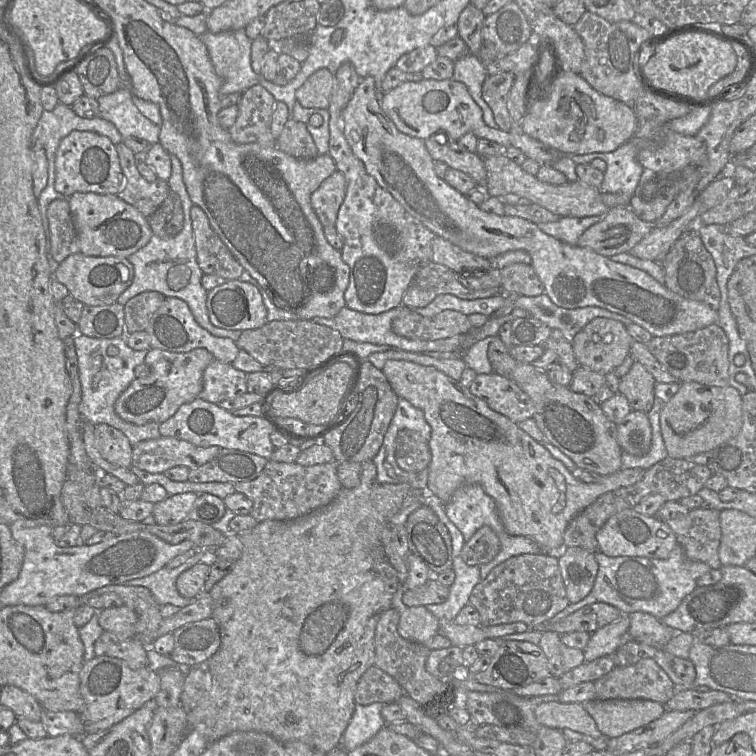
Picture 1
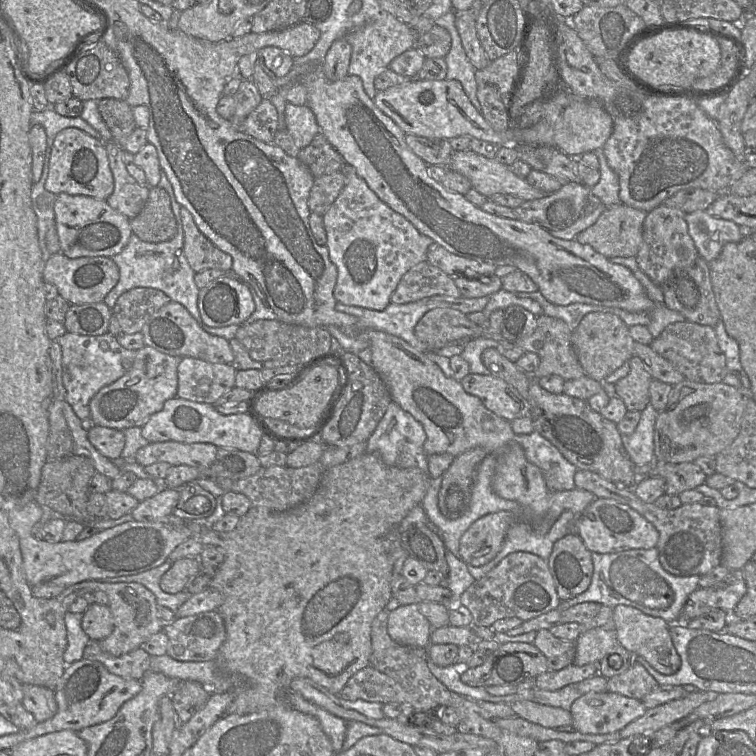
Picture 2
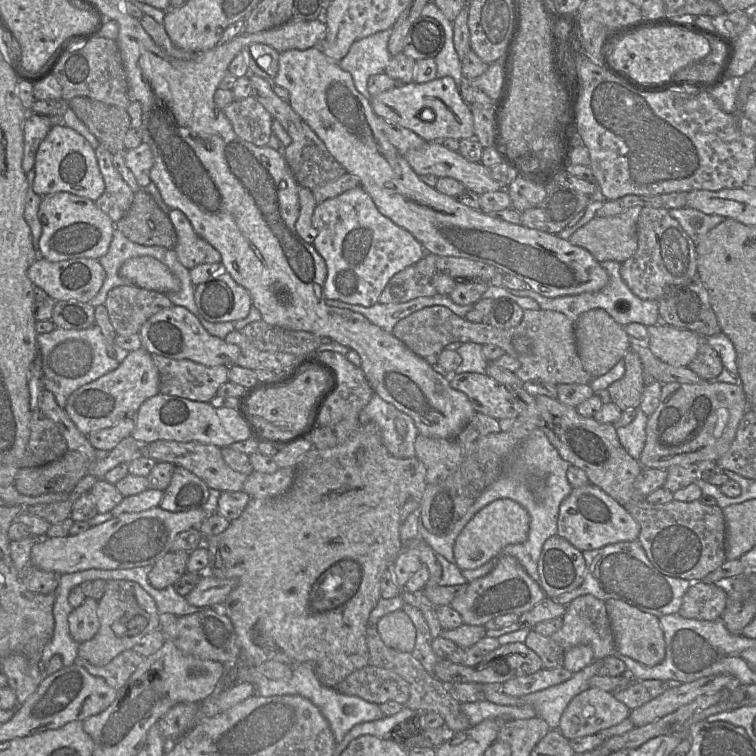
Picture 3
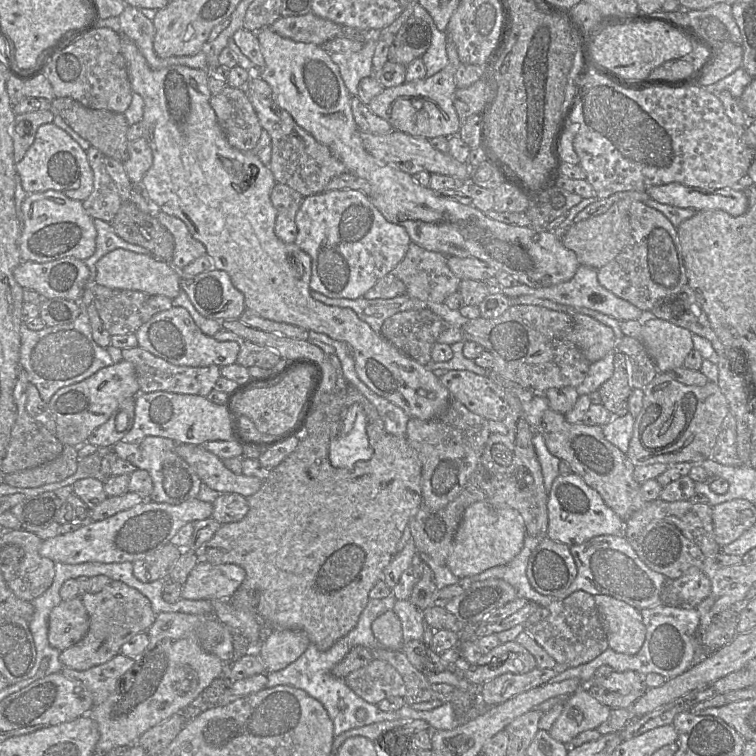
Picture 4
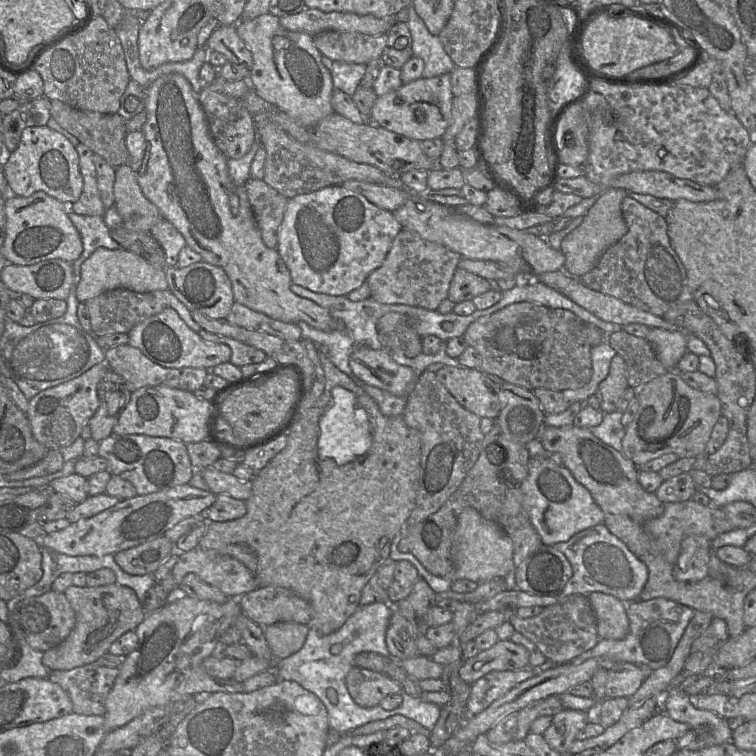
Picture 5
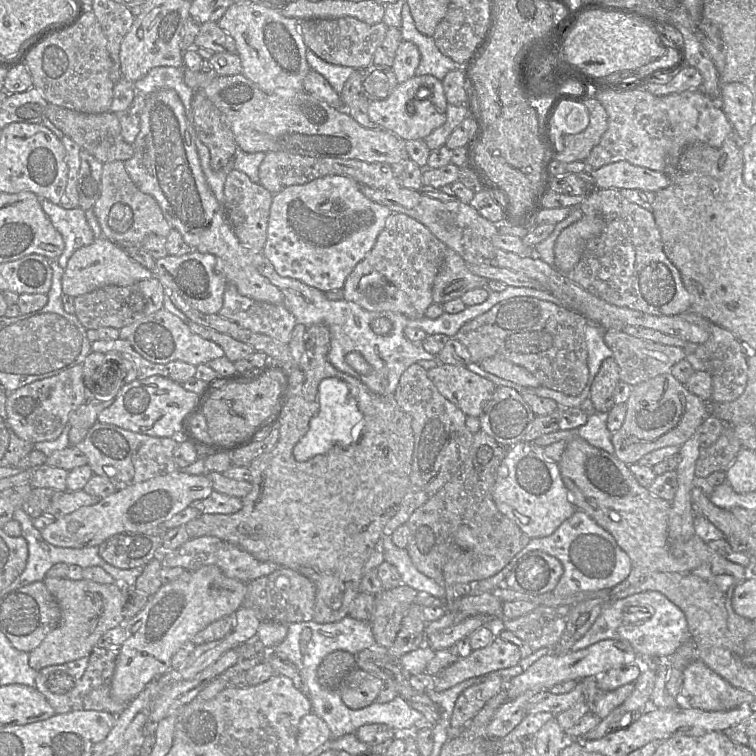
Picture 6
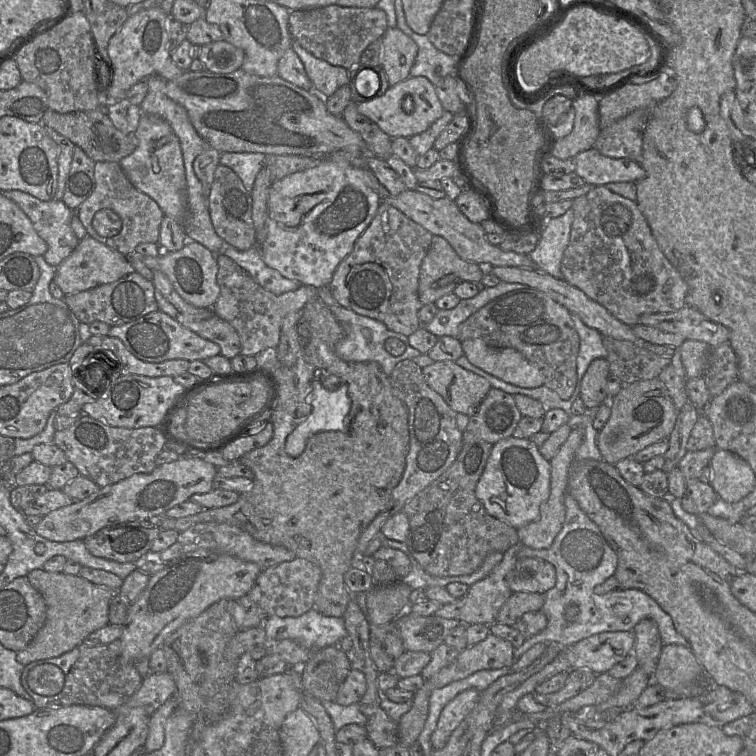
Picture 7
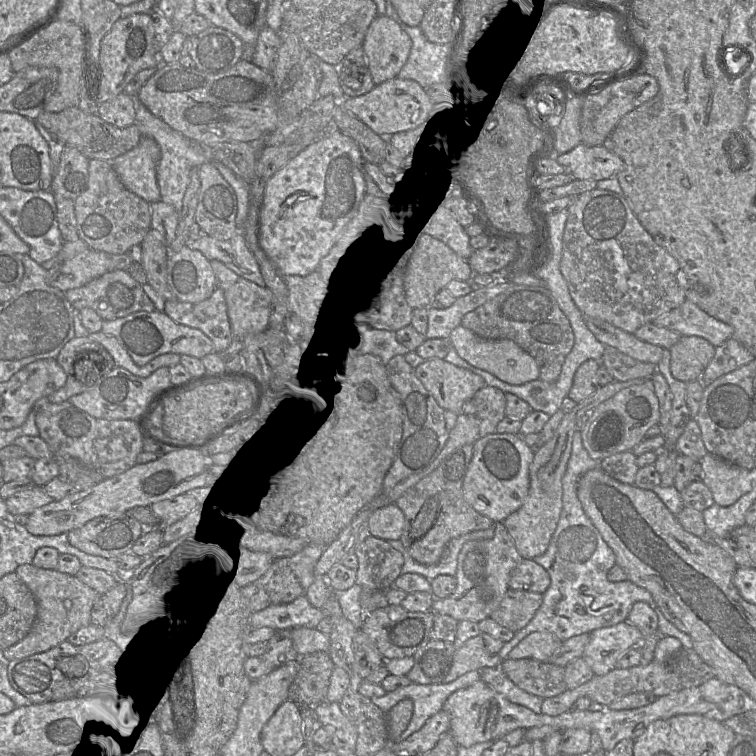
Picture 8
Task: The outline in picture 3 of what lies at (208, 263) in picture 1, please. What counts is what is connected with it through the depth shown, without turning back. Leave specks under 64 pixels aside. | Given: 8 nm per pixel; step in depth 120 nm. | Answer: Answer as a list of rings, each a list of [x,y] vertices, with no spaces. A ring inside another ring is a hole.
[[[171,209],[168,216],[177,235],[174,249],[184,267],[190,270],[200,264],[220,263],[220,253],[194,231],[183,212]]]

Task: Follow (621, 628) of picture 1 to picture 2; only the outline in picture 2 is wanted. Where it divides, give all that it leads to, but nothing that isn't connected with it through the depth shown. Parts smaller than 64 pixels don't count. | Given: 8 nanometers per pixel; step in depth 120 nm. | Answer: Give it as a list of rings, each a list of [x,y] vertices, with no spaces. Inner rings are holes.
[[[594,628],[583,632],[575,641],[576,654],[573,664],[577,666],[598,665],[616,643],[618,641],[615,629]]]

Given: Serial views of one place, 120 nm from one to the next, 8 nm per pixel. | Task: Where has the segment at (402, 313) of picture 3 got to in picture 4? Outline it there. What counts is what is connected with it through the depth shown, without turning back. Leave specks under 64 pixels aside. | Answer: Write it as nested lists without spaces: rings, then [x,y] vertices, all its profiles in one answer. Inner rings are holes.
[[[311,290],[311,296],[315,300],[318,300],[326,305],[352,309],[362,321],[369,324],[369,326],[378,334],[380,334],[383,322],[388,317],[398,312],[408,311],[413,307],[420,307],[425,309],[425,307],[427,307],[427,304],[442,305],[446,310],[448,310],[446,312],[457,313],[454,315],[463,317],[459,310],[451,310],[445,305],[445,303],[423,301],[406,294],[386,299],[366,299],[364,297],[357,299],[348,299],[330,298],[319,292]]]

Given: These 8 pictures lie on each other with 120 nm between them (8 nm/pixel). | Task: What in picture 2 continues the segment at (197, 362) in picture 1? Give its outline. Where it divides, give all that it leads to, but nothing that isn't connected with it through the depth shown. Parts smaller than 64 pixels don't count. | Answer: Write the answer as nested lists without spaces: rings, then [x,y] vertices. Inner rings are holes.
[[[146,345],[138,350],[131,368],[92,397],[89,403],[92,424],[117,430],[142,427],[152,414],[162,409],[166,400],[176,397],[177,368],[182,358]]]

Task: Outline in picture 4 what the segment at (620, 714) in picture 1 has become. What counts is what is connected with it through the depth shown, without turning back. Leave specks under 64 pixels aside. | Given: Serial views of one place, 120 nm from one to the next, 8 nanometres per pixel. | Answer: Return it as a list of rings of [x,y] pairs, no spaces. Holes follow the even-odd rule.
[[[581,687],[566,698],[560,716],[549,730],[550,736],[568,745],[580,733],[597,729],[605,722],[612,709],[590,695],[586,687]]]

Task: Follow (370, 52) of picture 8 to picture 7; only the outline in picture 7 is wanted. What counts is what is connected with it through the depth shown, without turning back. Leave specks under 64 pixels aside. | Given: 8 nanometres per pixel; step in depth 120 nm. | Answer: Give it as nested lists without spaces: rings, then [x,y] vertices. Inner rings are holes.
[[[397,27],[387,28],[380,40],[380,66],[389,85],[394,86],[411,77],[410,69],[417,56],[417,44]]]

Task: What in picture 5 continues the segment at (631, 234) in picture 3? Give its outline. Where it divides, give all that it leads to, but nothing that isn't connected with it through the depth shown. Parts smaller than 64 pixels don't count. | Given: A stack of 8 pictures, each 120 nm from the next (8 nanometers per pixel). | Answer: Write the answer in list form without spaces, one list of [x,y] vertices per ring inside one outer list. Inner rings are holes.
[[[609,188],[601,192],[596,202],[587,211],[582,223],[567,234],[560,251],[565,256],[563,271],[576,278],[589,272],[597,264],[603,253],[627,232],[627,225],[622,214],[622,201],[628,196],[623,189]]]

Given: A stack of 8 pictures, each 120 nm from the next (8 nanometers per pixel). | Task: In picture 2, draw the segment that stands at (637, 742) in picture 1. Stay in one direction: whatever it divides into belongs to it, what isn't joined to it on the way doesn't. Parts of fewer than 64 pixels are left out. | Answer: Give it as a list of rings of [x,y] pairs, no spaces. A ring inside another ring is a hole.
[[[696,690],[680,699],[672,700],[662,705],[649,708],[643,716],[629,723],[620,730],[620,739],[636,734],[642,734],[658,730],[666,725],[677,722],[689,714],[704,702],[710,700],[717,693]]]

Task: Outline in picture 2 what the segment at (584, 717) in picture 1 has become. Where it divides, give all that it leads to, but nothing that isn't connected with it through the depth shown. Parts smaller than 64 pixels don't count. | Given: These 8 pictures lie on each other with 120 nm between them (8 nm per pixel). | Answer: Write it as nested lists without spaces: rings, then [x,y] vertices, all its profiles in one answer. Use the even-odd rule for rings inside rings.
[[[530,701],[513,702],[510,706],[516,716],[545,728],[556,729],[560,726],[572,726],[570,711],[562,708]]]

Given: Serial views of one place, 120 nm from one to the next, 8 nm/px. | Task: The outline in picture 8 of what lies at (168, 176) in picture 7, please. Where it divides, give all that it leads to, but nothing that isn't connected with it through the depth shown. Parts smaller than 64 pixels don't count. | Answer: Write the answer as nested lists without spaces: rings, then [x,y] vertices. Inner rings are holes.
[[[142,136],[136,147],[116,157],[111,163],[127,190],[148,203],[161,200],[156,177],[160,147],[150,137]]]

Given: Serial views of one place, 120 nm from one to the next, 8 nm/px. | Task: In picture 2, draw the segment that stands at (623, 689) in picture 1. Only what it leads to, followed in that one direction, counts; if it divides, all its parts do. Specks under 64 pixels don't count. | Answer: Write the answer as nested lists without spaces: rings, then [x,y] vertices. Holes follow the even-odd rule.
[[[633,664],[627,671],[608,679],[607,691],[642,700],[660,684],[640,664]]]

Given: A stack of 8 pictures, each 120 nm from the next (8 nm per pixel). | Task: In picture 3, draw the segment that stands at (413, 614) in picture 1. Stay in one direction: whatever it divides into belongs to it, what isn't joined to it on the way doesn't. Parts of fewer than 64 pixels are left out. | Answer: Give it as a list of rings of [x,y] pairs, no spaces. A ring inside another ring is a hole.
[[[402,609],[381,617],[376,627],[386,646],[400,652],[413,651],[416,628],[411,618]]]

